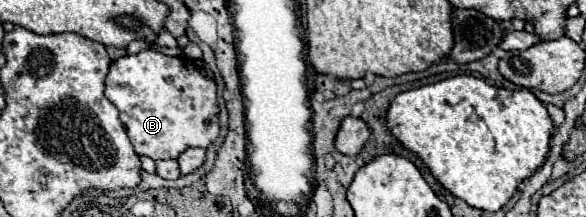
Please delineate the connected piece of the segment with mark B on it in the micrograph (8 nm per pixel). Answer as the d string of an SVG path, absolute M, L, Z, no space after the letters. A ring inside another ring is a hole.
M141 51L137 55L125 55L111 63L105 97L117 107L119 119L137 151L137 155L159 159L177 159L183 151L191 147L209 147L219 137L219 105L217 105L217 87L211 79L201 75L197 65L185 57L167 57L157 51Z

